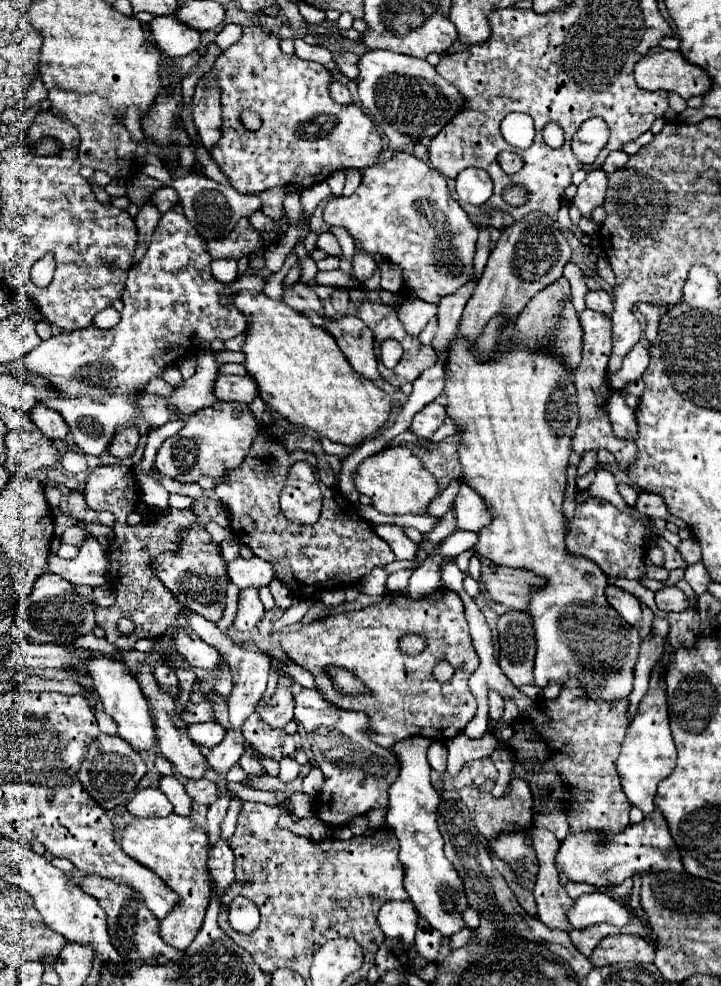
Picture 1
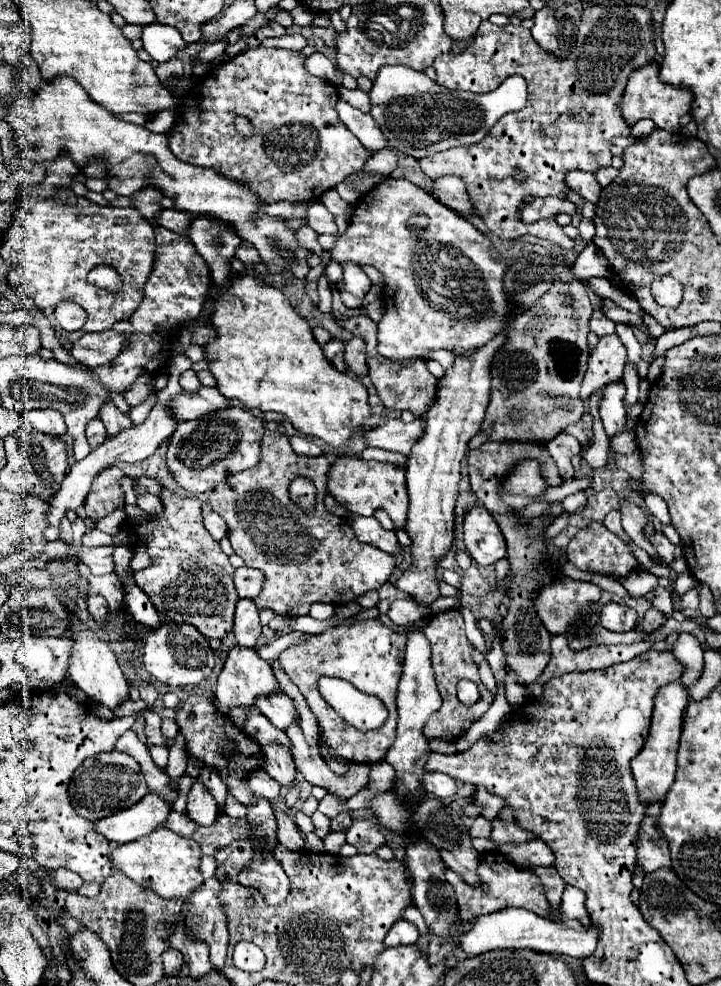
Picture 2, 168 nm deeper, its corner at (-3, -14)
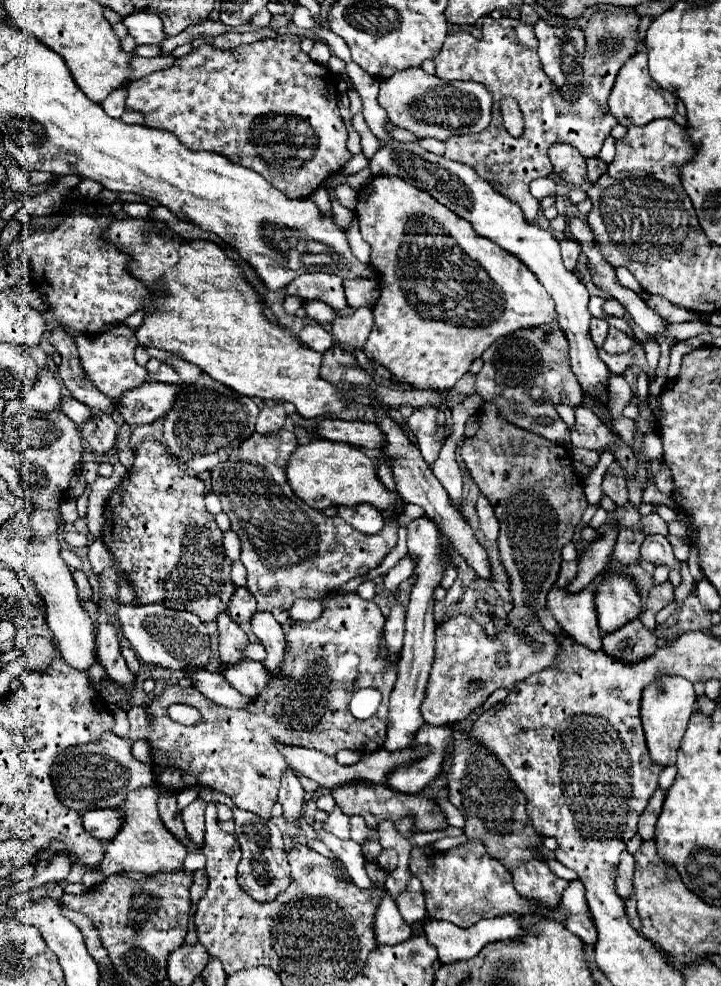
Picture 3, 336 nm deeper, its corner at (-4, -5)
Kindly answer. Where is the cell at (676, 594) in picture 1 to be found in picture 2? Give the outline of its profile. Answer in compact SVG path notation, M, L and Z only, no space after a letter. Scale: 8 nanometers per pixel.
M648 609L646 615L644 615L644 619L636 625L636 631L650 633L650 631L658 629L662 623L664 623L664 615L660 611L656 611L656 609Z

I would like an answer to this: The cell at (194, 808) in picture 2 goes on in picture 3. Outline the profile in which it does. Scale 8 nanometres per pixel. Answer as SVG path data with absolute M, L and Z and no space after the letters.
M197 798L197 800L193 800L181 812L181 818L183 818L183 824L187 828L187 834L191 836L191 840L195 844L203 844L203 834L205 834L205 806L207 806L207 802L203 798Z

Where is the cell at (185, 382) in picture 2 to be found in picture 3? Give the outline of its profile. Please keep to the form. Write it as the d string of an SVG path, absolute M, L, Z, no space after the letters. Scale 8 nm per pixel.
M161 364L157 374L149 374L149 380L157 380L157 382L167 382L167 384L177 384L179 372L175 372L175 368L171 368L169 364Z

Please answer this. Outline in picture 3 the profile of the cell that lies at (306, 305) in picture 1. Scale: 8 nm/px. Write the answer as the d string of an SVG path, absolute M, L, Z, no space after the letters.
M363 306L357 308L349 316L341 316L341 320L333 322L333 334L343 346L363 348L369 330L373 328L373 310Z

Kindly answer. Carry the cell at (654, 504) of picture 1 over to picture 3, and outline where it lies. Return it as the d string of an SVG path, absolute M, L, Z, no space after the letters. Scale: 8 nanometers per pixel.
M605 476L603 480L603 492L619 506L629 504L629 488L627 480L621 476Z

